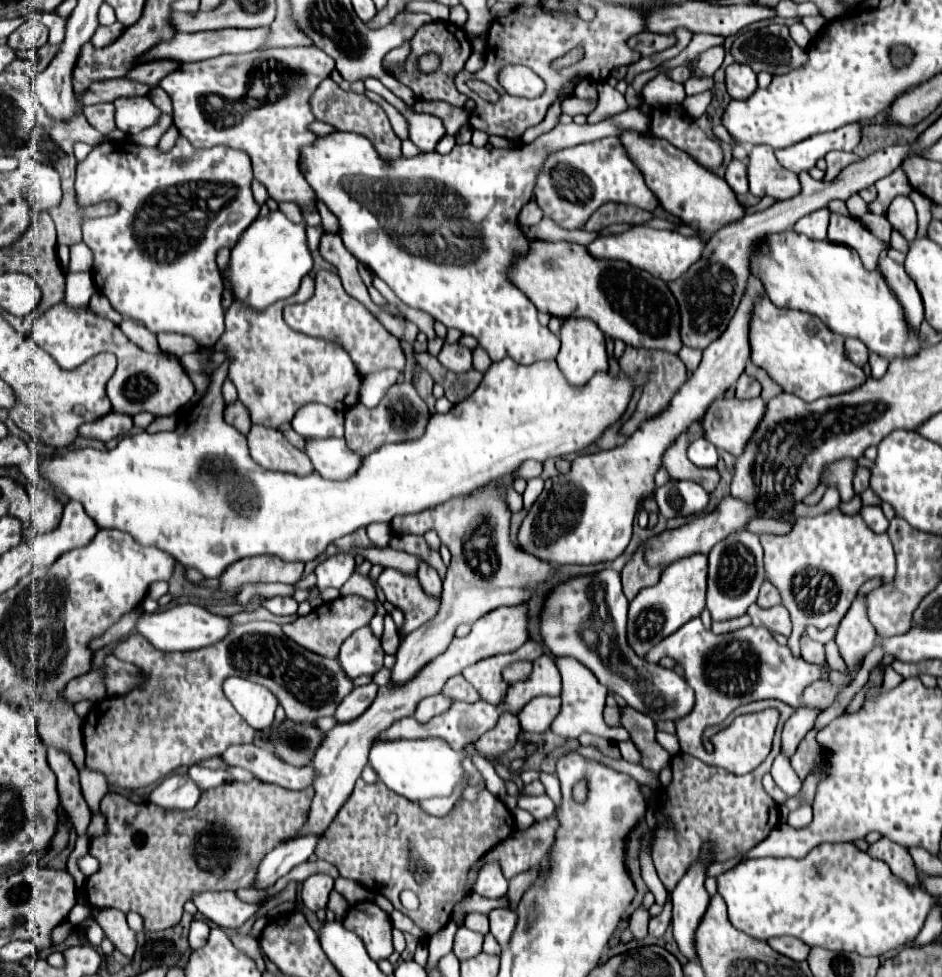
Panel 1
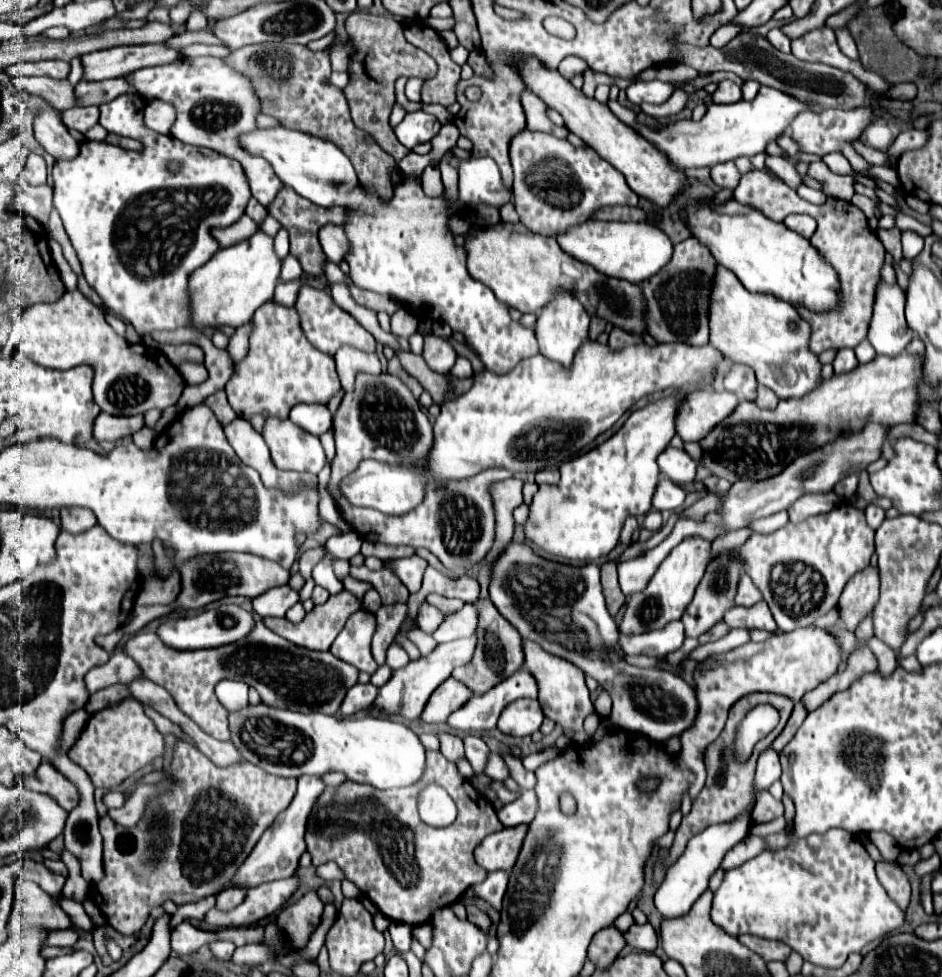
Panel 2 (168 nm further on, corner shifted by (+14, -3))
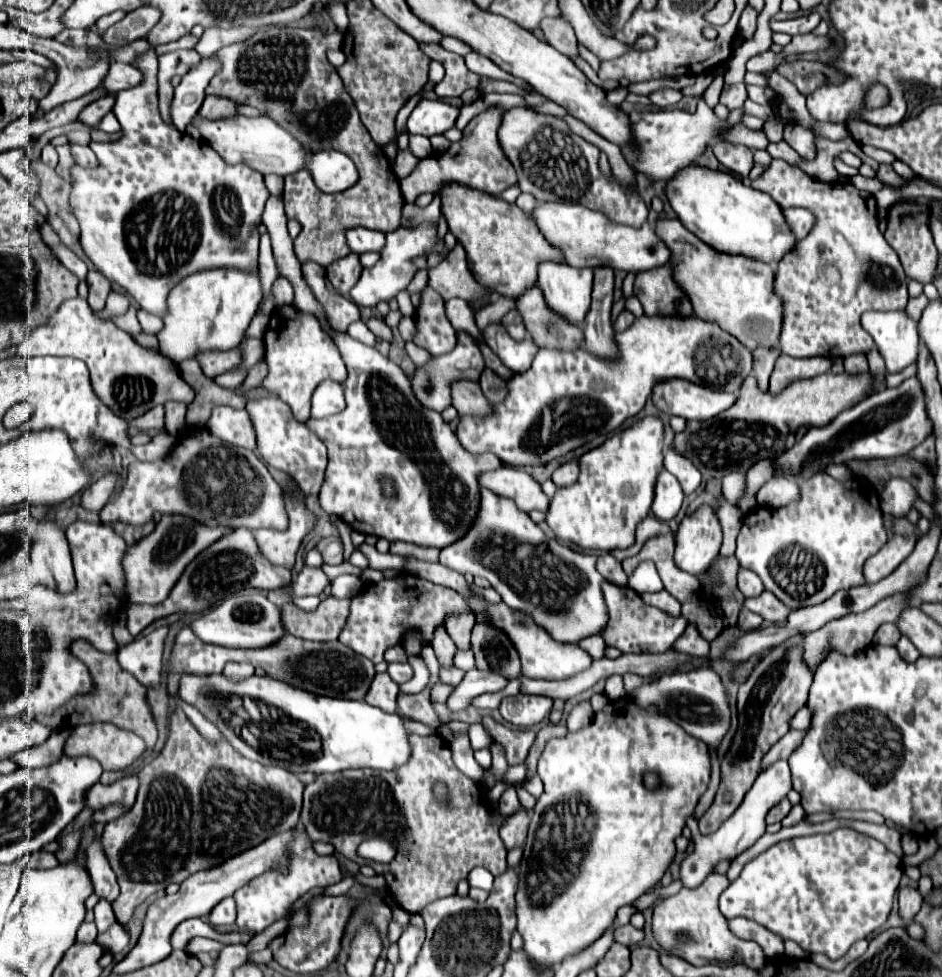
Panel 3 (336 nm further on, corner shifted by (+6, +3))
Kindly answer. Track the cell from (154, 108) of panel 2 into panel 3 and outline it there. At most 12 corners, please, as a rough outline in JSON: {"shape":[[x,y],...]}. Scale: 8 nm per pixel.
{"shape":[[201,59],[175,87],[173,123],[181,133],[199,111],[205,87],[219,69]]}

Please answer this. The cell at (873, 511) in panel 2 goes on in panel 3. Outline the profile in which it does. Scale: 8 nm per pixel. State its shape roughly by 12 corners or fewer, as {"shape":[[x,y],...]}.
{"shape":[[893,477],[881,511],[905,517],[919,497],[907,479]]}

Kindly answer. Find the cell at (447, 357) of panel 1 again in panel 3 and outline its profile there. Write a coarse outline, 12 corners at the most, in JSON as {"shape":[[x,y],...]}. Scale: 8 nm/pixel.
{"shape":[[431,287],[415,309],[413,343],[431,355],[449,353],[457,331],[445,301]]}

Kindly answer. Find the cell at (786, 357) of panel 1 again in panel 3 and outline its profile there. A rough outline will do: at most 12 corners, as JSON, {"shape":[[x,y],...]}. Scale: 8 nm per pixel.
{"shape":[[657,219],[675,283],[751,351],[777,345],[771,265]]}

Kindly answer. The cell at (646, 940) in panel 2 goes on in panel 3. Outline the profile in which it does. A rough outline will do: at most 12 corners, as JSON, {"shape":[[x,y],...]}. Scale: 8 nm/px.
{"shape":[[631,925],[613,927],[617,943],[631,947],[643,939],[643,931]]}

